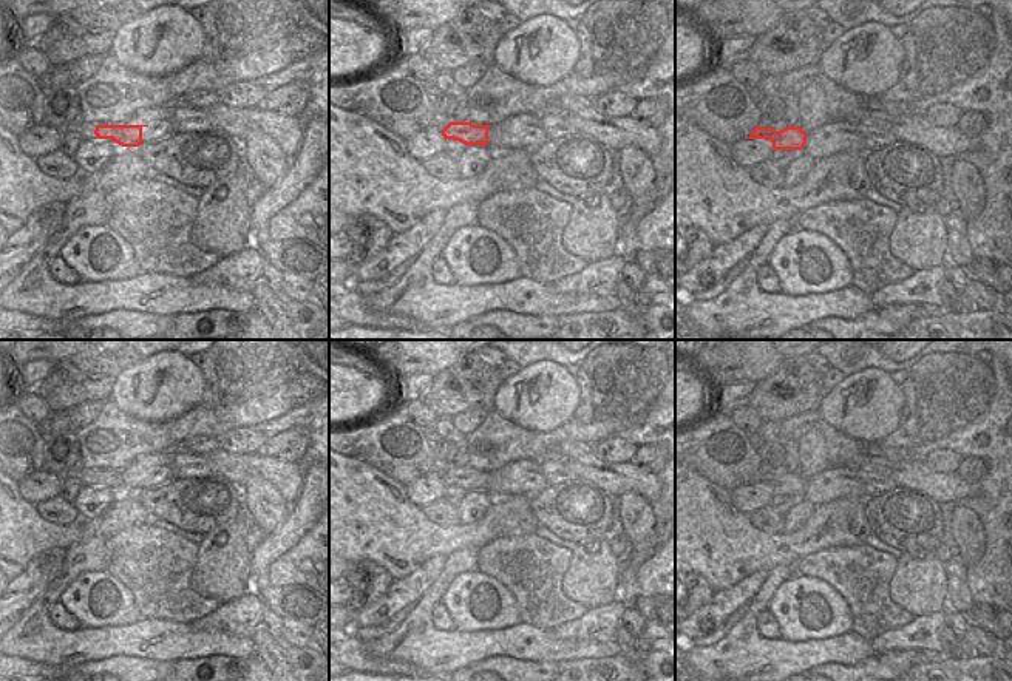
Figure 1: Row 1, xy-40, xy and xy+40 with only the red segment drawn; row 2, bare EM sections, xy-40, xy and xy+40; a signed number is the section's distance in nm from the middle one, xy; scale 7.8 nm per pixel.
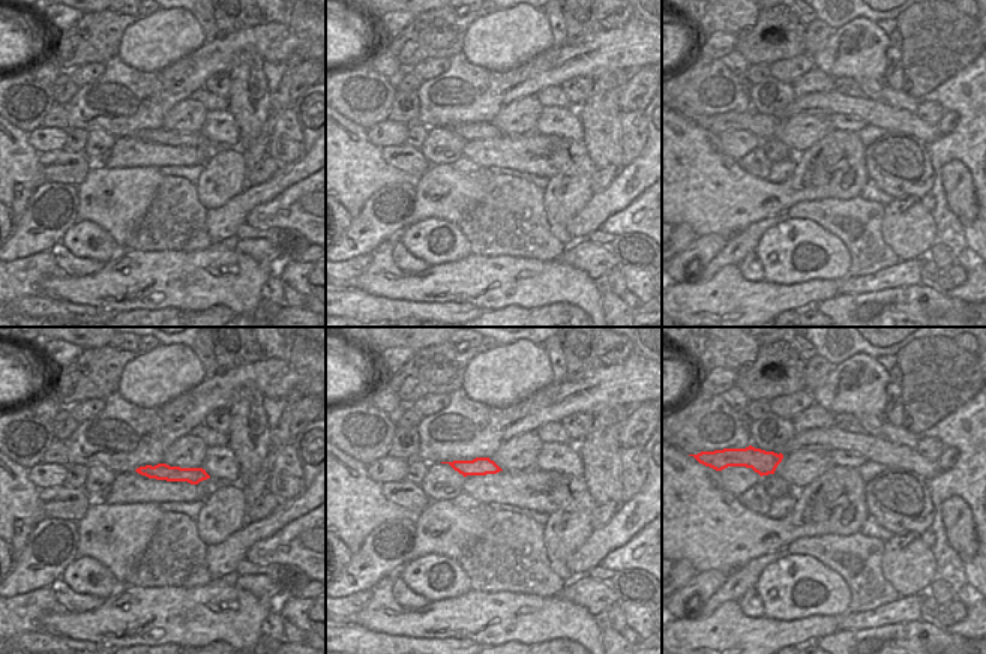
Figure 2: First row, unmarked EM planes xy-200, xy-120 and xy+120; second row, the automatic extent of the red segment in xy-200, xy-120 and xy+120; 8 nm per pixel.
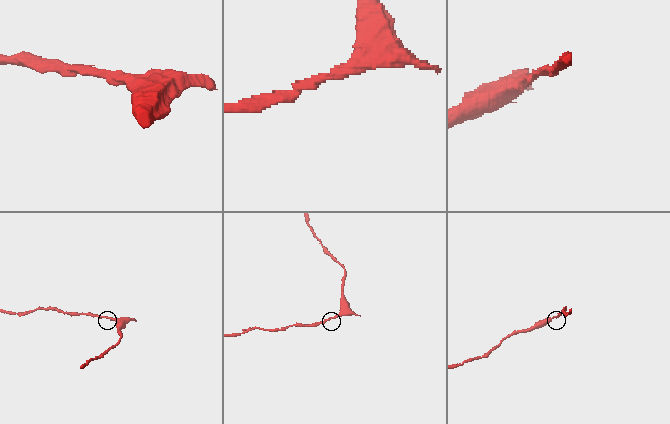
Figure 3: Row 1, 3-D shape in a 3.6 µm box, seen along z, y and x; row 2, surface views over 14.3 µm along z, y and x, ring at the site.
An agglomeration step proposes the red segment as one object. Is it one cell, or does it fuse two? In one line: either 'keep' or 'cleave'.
keep

